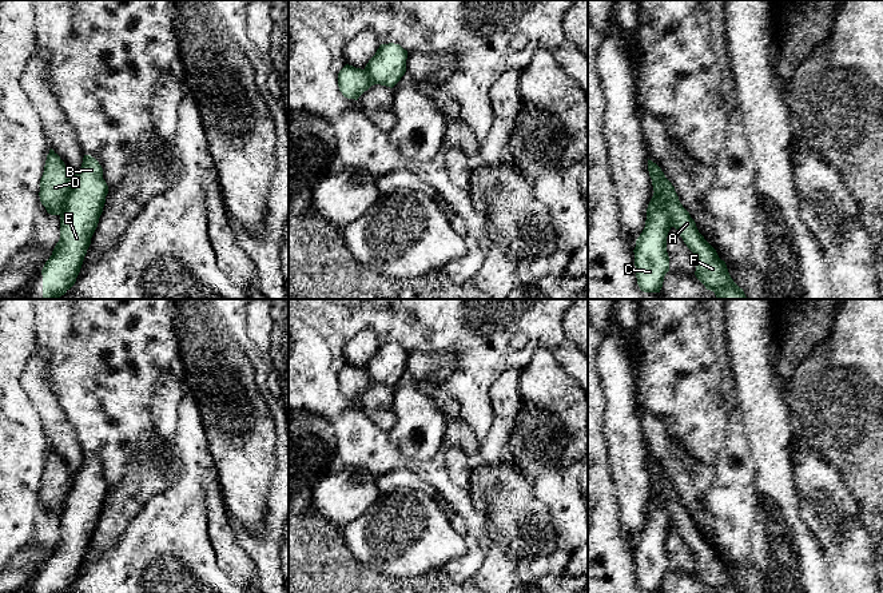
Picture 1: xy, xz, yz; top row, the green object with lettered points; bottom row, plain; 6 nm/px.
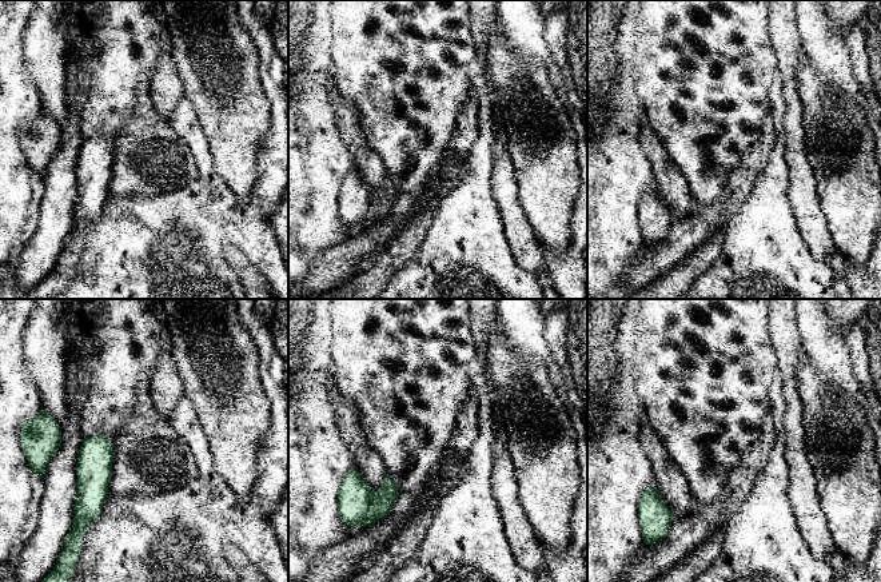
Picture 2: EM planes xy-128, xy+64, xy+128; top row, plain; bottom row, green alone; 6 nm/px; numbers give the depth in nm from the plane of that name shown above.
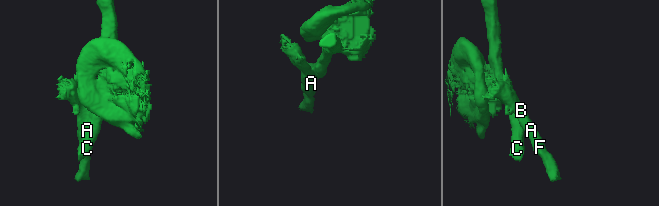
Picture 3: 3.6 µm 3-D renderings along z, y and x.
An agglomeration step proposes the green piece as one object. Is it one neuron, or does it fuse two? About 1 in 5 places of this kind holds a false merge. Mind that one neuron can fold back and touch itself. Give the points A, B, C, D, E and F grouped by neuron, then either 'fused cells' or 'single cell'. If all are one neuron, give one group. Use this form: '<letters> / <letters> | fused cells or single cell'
A D F / B C E | fused cells

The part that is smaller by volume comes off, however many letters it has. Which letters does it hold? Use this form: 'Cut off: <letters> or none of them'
Cut off: A, D, F

